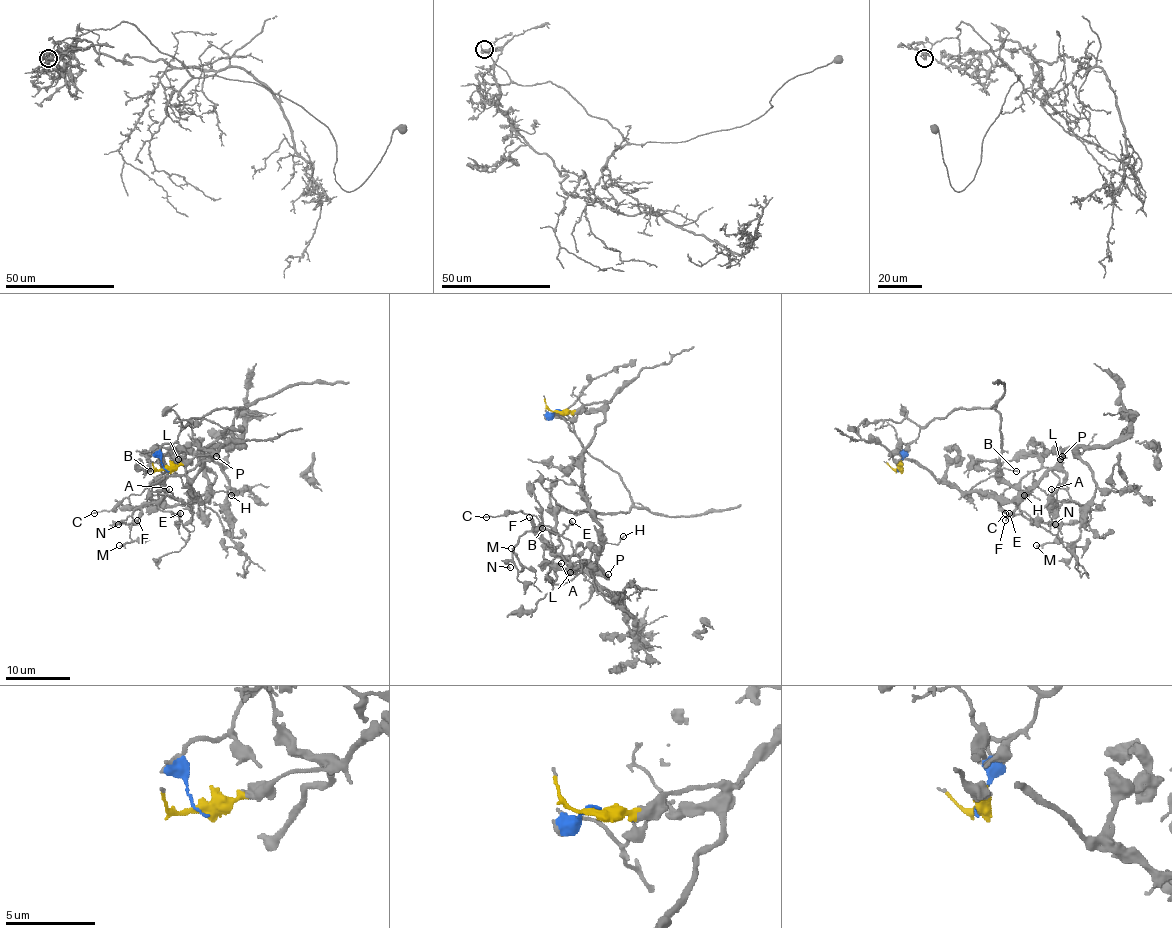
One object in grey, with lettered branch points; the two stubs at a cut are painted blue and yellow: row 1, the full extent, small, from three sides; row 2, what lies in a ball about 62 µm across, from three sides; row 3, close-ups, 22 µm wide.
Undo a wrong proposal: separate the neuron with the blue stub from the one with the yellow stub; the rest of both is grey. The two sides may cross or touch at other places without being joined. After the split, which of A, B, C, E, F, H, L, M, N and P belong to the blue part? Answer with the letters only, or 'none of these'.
C, E, F, M, N

